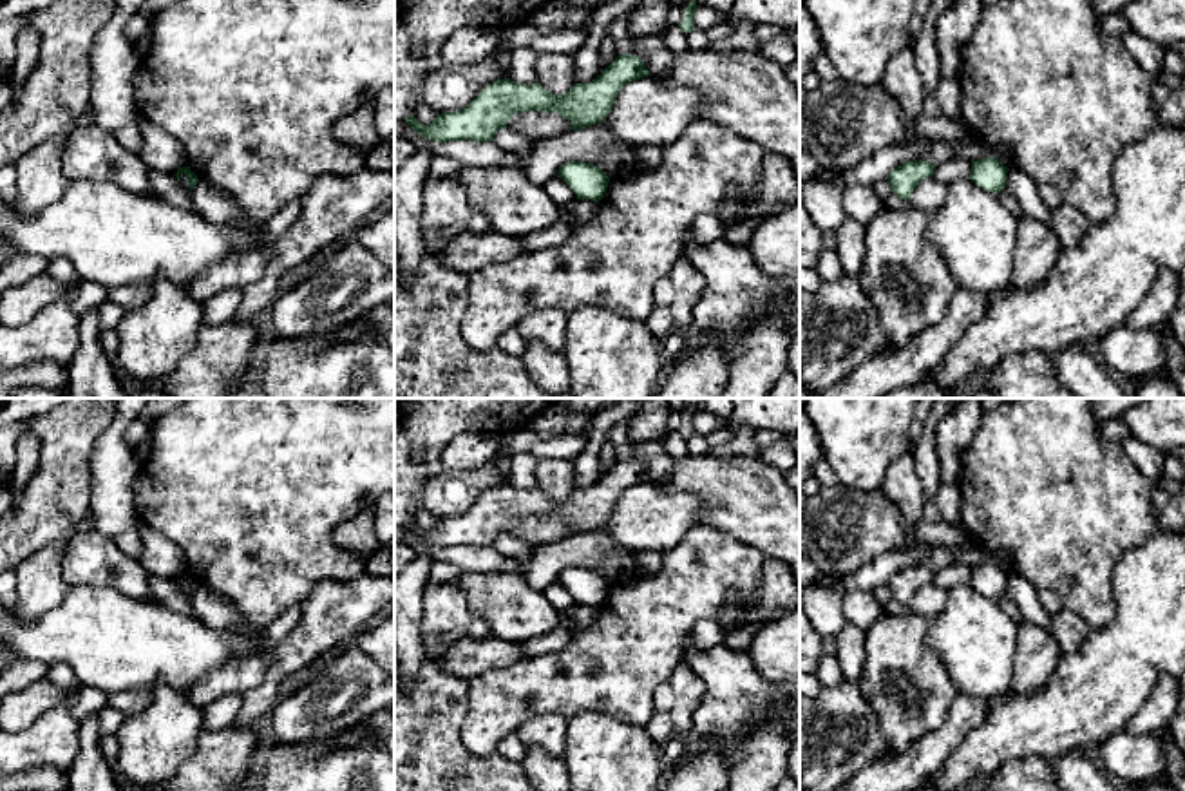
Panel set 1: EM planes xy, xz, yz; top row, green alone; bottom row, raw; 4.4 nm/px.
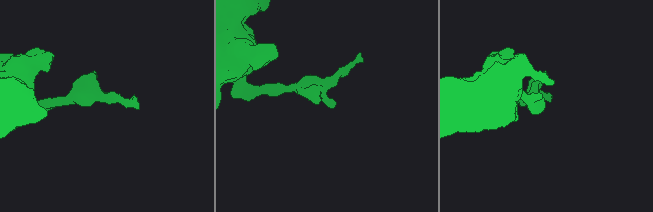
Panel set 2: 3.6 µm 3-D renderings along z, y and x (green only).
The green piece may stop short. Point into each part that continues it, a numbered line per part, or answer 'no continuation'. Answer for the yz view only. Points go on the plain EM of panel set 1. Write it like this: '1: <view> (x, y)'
no continuation

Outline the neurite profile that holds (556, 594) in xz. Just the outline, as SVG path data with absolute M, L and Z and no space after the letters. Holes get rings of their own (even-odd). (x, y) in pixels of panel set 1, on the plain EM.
M554 581L552 586L546 588L543 594L559 610L566 610L577 605L572 594L559 581Z

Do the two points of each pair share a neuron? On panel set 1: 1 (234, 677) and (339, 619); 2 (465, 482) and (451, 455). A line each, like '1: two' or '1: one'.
1: two
2: two

